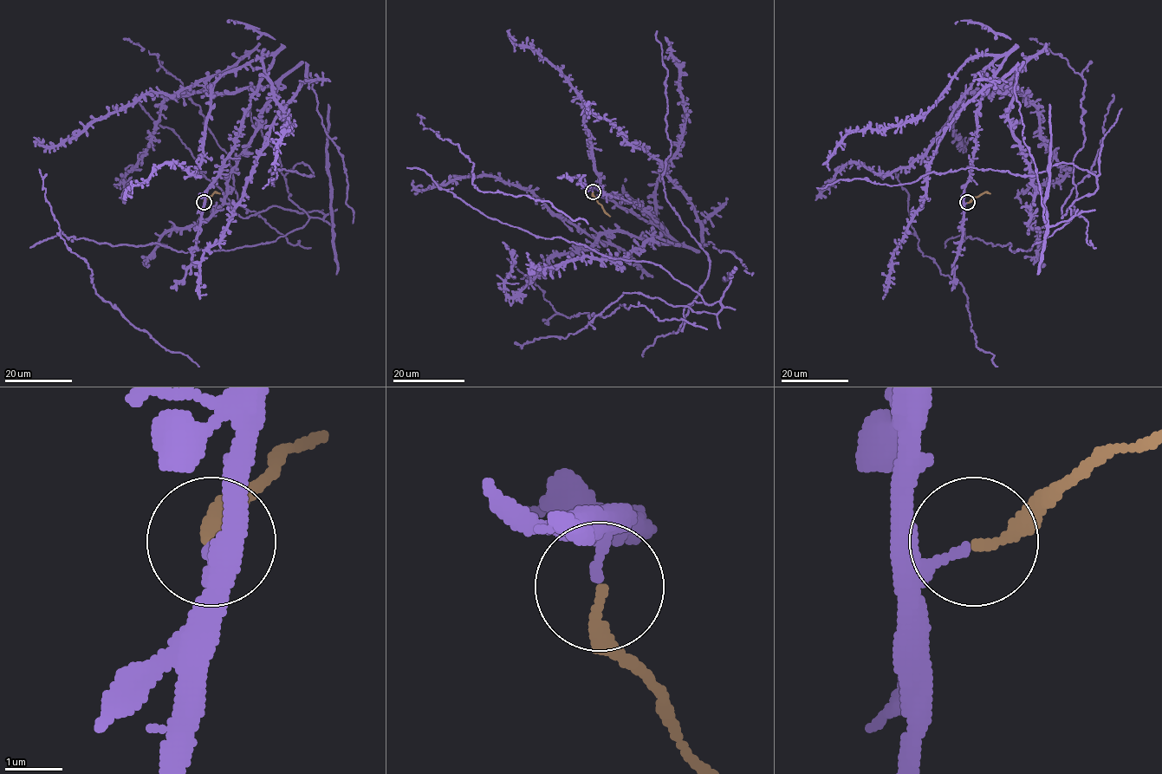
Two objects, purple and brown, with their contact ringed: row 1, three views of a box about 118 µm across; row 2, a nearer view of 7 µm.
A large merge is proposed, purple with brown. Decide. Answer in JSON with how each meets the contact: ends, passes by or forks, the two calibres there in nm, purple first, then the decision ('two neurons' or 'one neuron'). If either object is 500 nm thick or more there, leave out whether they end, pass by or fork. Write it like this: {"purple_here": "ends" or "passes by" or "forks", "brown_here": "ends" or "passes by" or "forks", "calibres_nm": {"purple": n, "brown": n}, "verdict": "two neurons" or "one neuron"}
{"purple_here": "ends", "brown_here": "ends", "calibres_nm": {"purple": 180, "brown": 200}, "verdict": "two neurons"}

